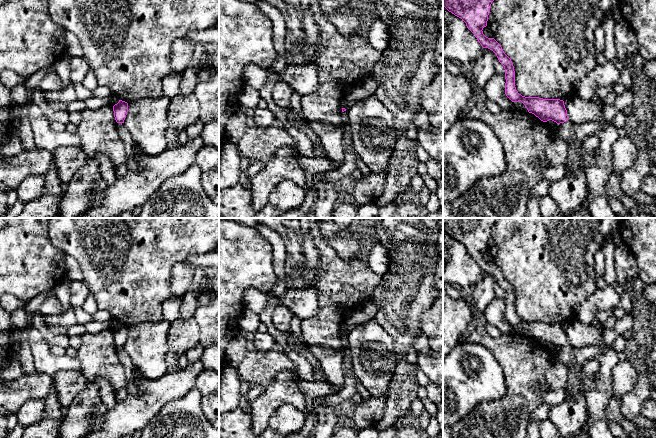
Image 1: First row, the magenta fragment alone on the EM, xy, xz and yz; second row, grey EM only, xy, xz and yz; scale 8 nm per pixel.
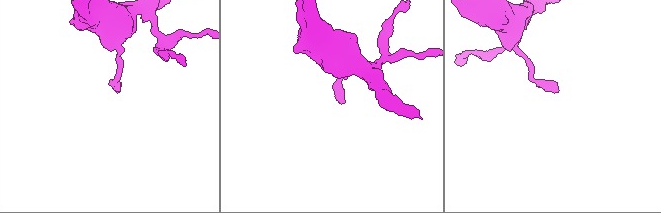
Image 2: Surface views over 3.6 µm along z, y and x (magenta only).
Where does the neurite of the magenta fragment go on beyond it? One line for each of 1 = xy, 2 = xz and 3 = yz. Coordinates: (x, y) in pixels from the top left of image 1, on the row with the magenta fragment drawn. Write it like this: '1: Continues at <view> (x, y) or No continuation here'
1: No continuation here
2: No continuation here
3: No continuation here

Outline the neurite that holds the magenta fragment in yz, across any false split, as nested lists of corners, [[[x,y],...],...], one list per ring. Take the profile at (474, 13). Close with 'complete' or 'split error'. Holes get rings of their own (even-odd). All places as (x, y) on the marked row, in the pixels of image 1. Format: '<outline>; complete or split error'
[[[443,0],[443,6],[449,12],[461,18],[466,23],[467,28],[475,35],[483,48],[488,48],[496,54],[499,62],[504,66],[505,69],[505,94],[512,102],[521,101],[529,113],[534,114],[543,122],[547,122],[549,120],[552,120],[557,124],[566,122],[568,120],[568,116],[563,100],[525,97],[519,94],[516,90],[515,71],[511,59],[504,53],[501,45],[494,38],[486,37],[482,31],[483,28],[487,26],[488,15],[490,13],[491,4],[493,1],[494,0]]]; complete

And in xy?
[[[119,100],[119,102],[113,106],[113,111],[116,122],[124,123],[124,120],[128,112],[128,103]]]; complete

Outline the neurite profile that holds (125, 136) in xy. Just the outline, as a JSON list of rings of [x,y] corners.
[[[124,123],[117,124],[117,132],[121,142],[123,143],[125,151],[127,153],[132,152],[133,146],[134,146],[133,137],[131,133],[129,132],[129,130],[124,125]]]

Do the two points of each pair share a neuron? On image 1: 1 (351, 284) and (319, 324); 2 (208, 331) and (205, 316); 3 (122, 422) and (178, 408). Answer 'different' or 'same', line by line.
1: same
2: same
3: different

